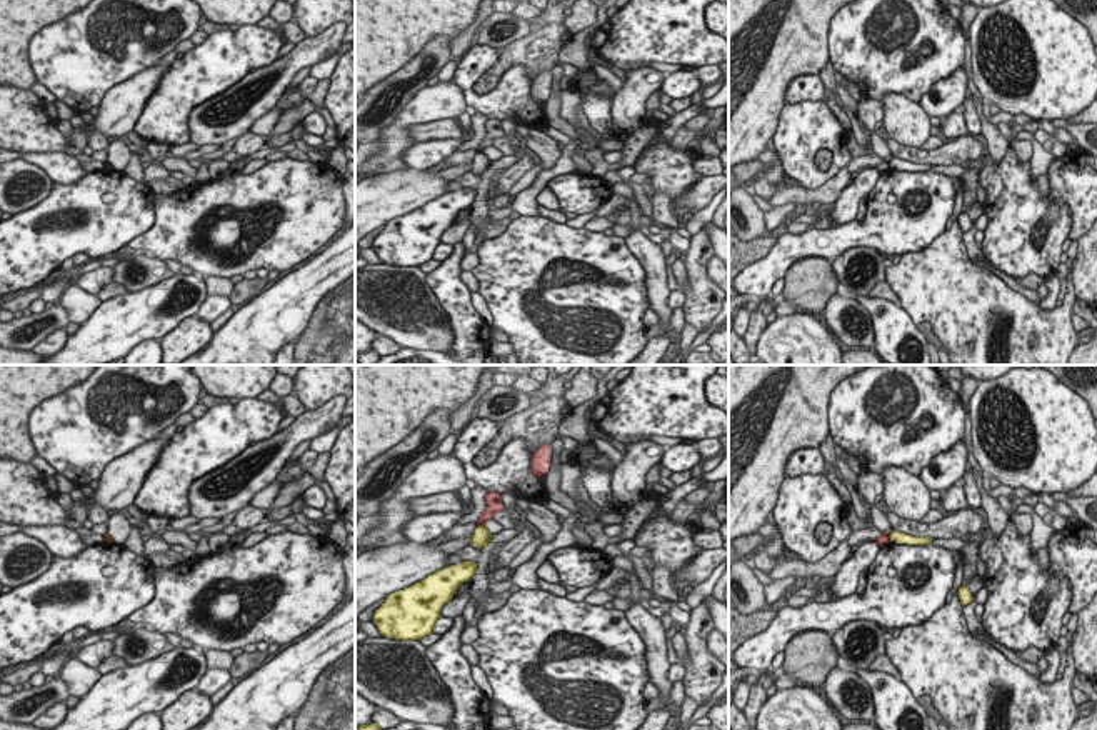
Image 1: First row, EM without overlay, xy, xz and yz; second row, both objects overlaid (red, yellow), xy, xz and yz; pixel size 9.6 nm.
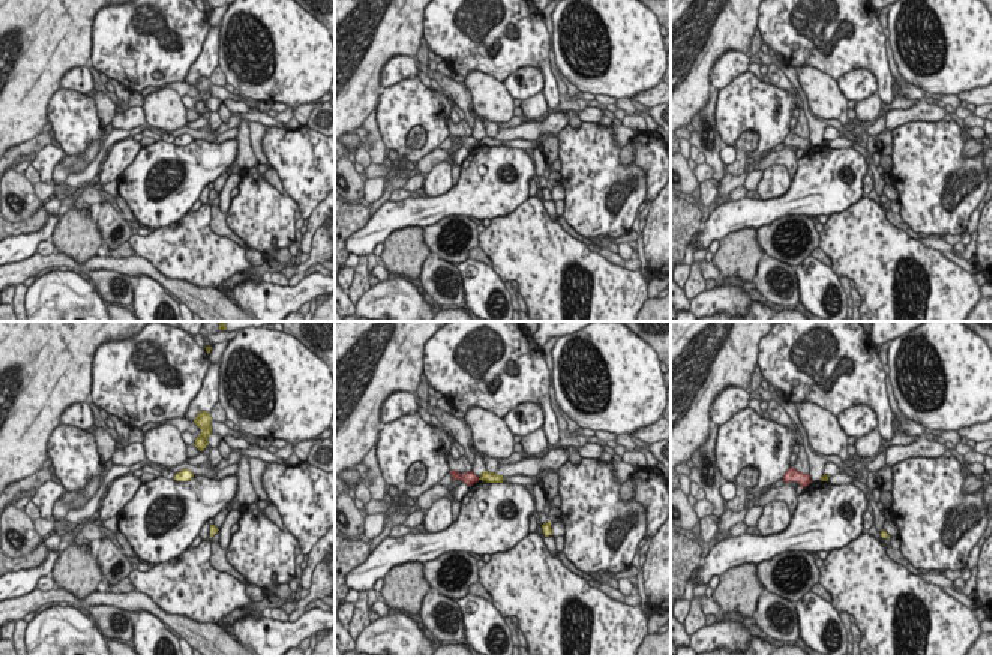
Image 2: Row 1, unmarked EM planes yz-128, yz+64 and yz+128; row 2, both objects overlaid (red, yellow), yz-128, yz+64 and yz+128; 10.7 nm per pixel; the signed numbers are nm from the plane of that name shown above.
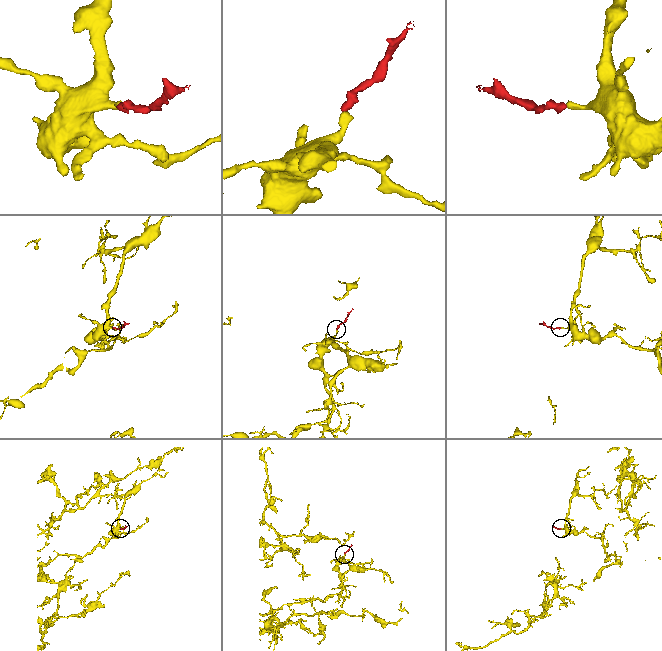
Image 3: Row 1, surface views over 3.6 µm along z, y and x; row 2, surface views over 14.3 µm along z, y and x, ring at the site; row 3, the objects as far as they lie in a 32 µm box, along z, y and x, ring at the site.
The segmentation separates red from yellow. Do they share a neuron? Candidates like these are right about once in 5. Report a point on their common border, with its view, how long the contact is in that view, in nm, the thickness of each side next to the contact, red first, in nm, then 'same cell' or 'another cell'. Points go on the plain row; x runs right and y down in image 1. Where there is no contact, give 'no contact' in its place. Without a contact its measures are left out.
meets red in xz at (480, 150); contact 50 nm long; 160 nm thick on the red side, 170 nm on the other; another cell

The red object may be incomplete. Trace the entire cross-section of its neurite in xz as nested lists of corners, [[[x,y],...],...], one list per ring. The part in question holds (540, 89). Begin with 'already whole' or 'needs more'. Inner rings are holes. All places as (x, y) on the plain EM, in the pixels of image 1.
already whole | [[[552,70],[542,72],[533,78],[533,83],[530,85],[530,100],[542,103],[548,98],[550,95],[550,83],[552,83]]]

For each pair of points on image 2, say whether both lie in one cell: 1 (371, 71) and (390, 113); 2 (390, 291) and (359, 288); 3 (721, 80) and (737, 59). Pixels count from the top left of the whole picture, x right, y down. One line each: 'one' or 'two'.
1: two
2: two
3: one

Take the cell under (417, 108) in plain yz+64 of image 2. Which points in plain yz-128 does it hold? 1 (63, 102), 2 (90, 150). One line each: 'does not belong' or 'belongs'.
1: belongs
2: does not belong

